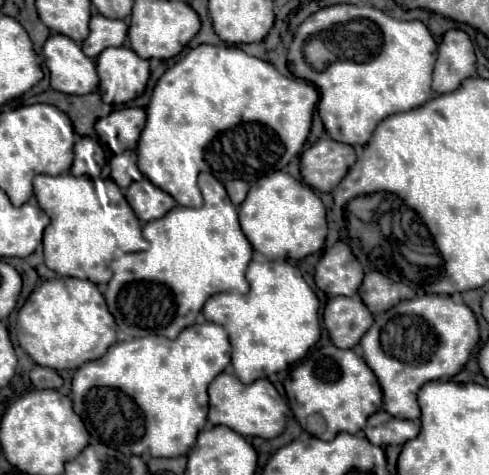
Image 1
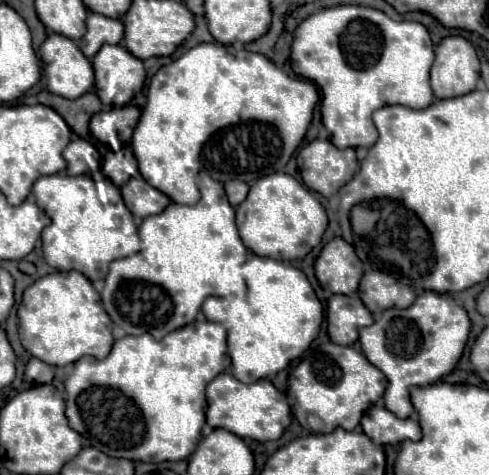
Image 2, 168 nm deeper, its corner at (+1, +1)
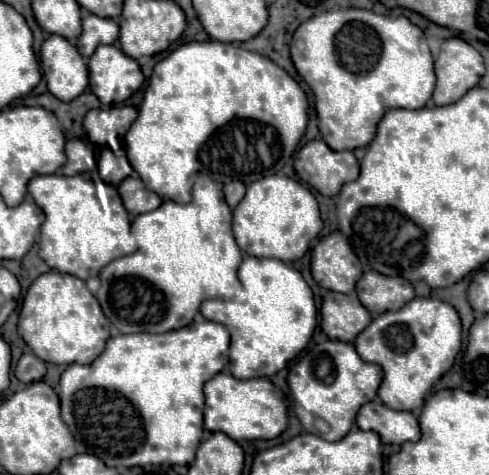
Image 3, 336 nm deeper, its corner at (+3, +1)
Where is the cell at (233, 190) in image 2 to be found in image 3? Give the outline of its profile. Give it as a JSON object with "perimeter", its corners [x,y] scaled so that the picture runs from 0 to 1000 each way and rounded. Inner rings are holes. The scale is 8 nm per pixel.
{"perimeter":[[[472,381],[472,385],[464,385],[464,389],[456,394],[456,402],[460,402],[460,423],[464,423],[464,432],[476,440],[476,436],[485,436],[485,427],[497,419],[497,411],[501,411],[501,389],[497,389],[493,381]]]}

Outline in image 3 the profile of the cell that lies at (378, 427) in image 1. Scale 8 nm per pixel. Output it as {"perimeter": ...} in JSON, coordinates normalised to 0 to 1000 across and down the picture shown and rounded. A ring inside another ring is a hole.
{"perimeter":[[[759,844],[734,861],[730,895],[742,907],[767,907],[779,933],[820,937],[857,924],[857,891],[836,865],[804,865],[783,848]]]}

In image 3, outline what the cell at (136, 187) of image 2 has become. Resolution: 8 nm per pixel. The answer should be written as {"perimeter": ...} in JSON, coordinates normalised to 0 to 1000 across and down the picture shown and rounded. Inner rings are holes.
{"perimeter":[[[260,373],[239,398],[252,419],[256,440],[268,453],[288,453],[288,448],[313,444],[333,427],[333,419],[321,406],[313,406],[309,398],[301,398],[292,389],[292,381],[280,373]]]}

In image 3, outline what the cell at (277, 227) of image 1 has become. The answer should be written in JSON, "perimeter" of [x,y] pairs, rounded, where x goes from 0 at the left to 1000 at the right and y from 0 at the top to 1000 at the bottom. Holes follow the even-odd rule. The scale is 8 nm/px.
{"perimeter":[[[550,368],[515,383],[476,444],[476,495],[497,533],[517,541],[562,541],[575,549],[616,545],[632,512],[661,482],[640,406],[587,368]]]}

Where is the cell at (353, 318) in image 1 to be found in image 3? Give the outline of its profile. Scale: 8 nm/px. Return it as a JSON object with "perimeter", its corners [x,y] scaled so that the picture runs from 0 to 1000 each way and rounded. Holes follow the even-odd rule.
{"perimeter":[[[673,613],[656,642],[656,693],[673,714],[726,718],[726,709],[759,680],[759,663],[726,621]]]}

